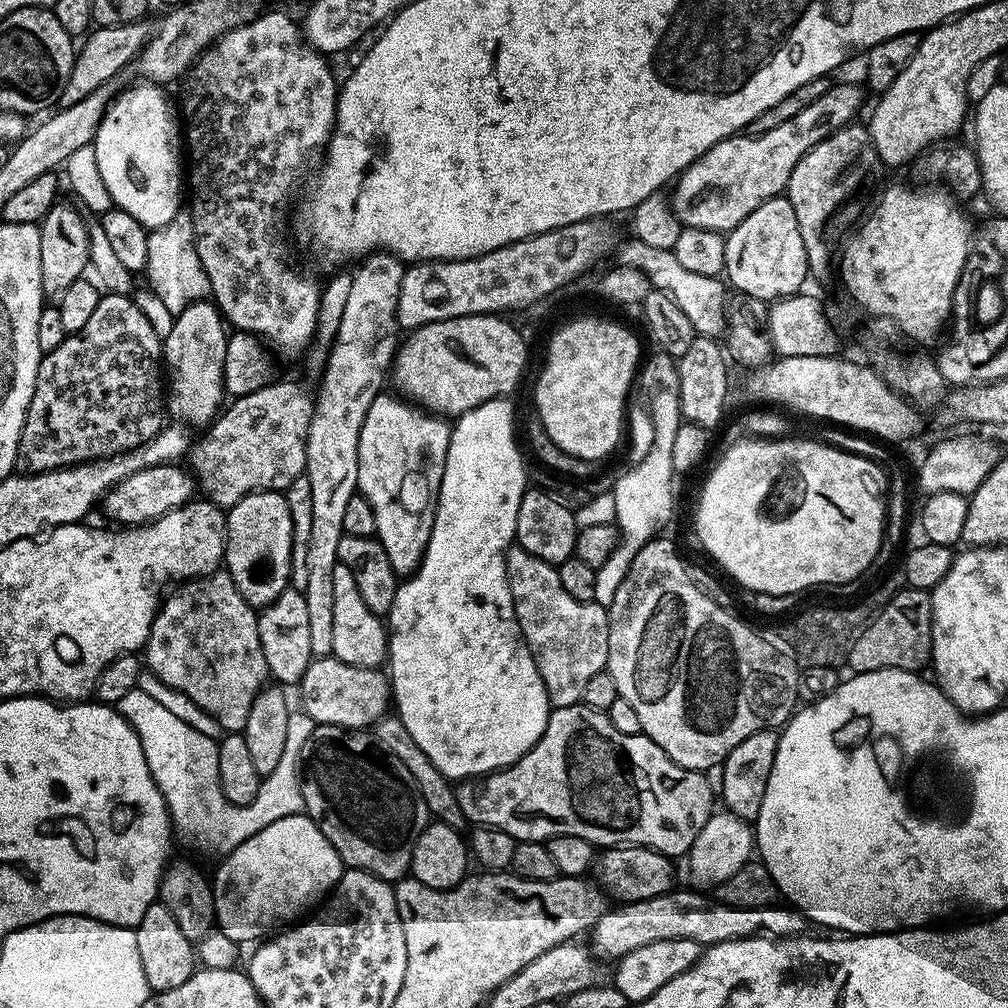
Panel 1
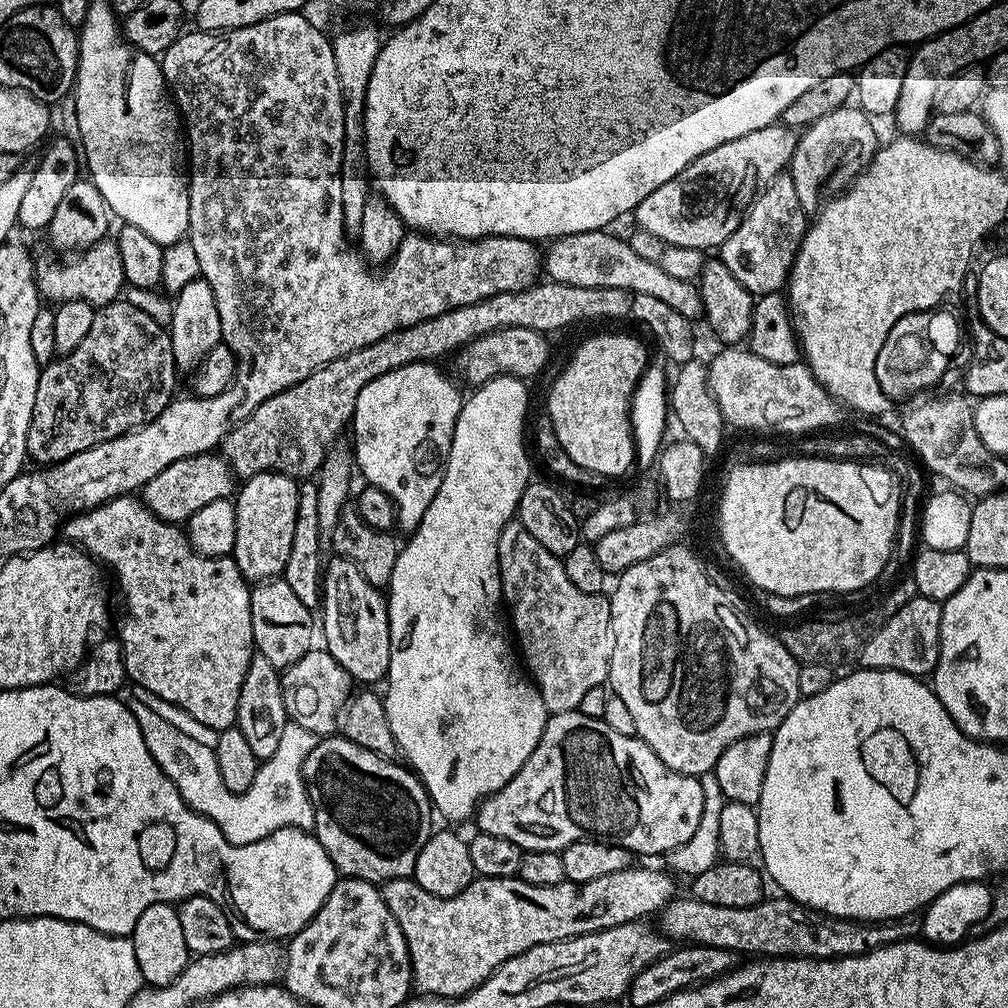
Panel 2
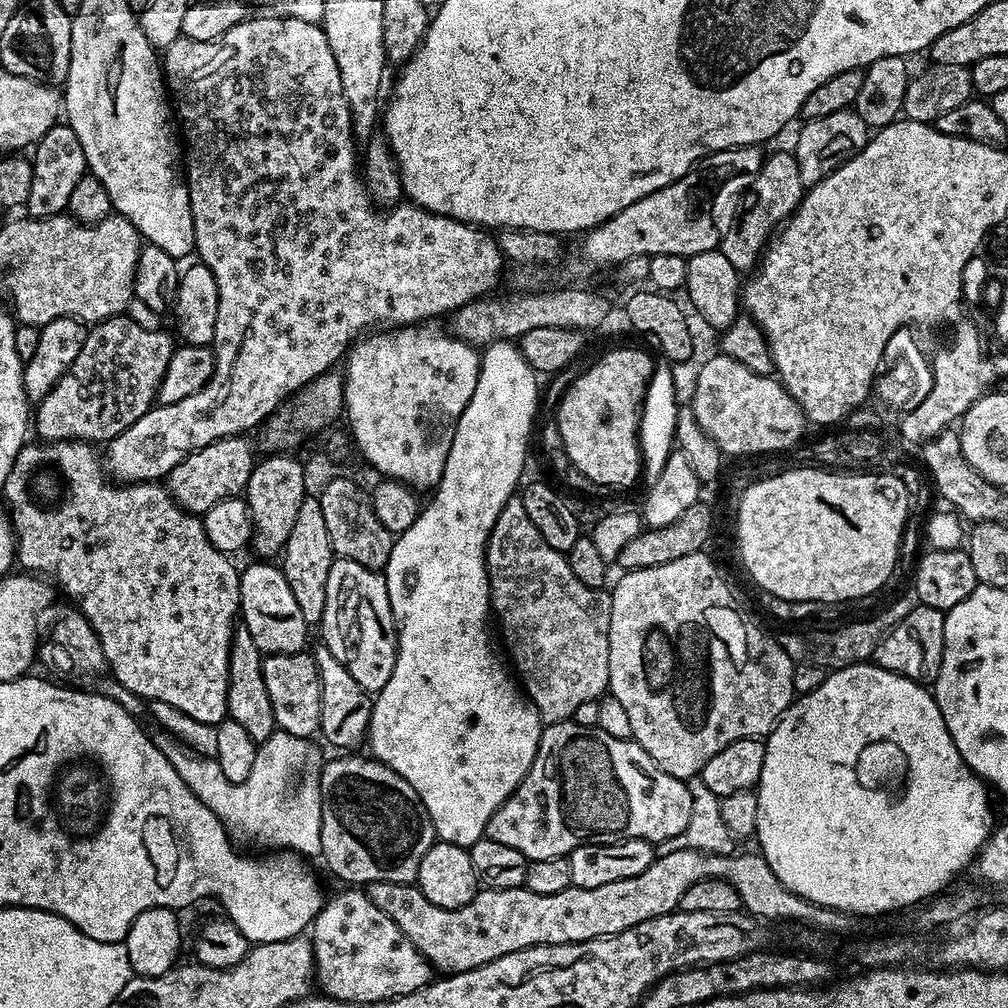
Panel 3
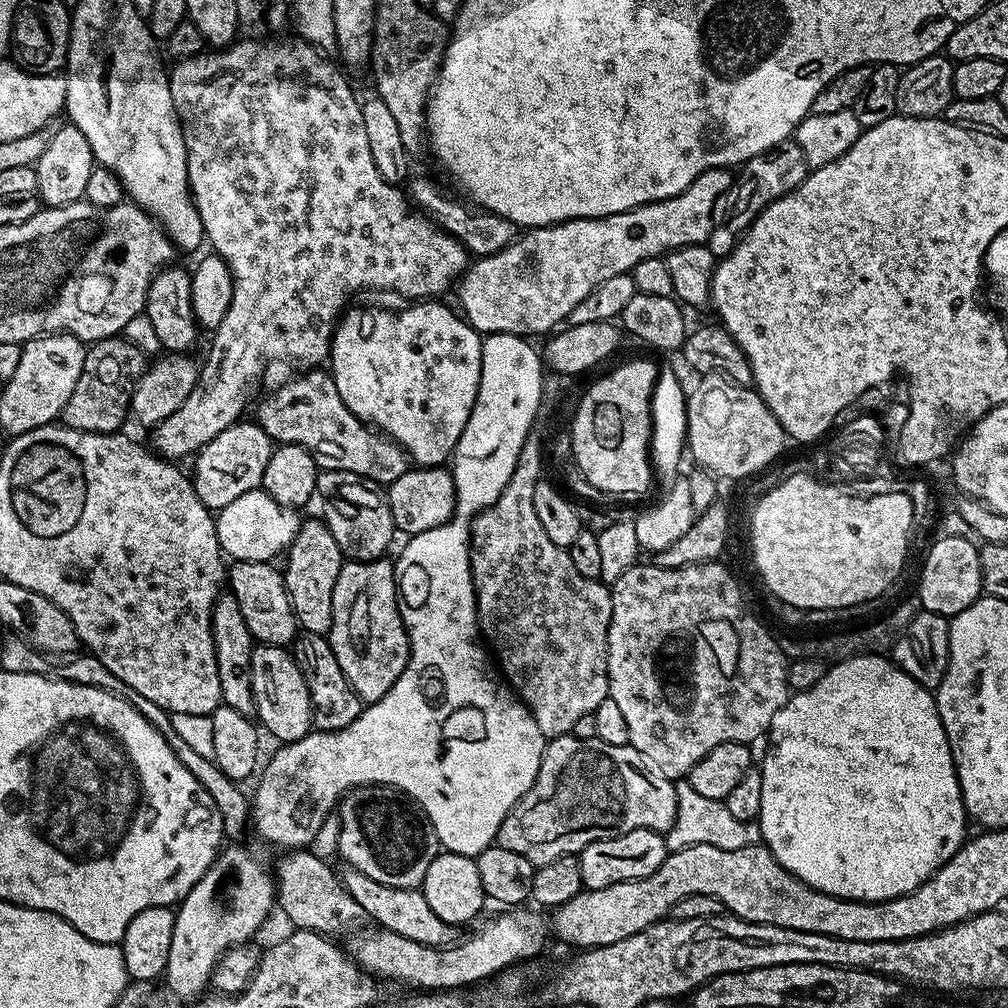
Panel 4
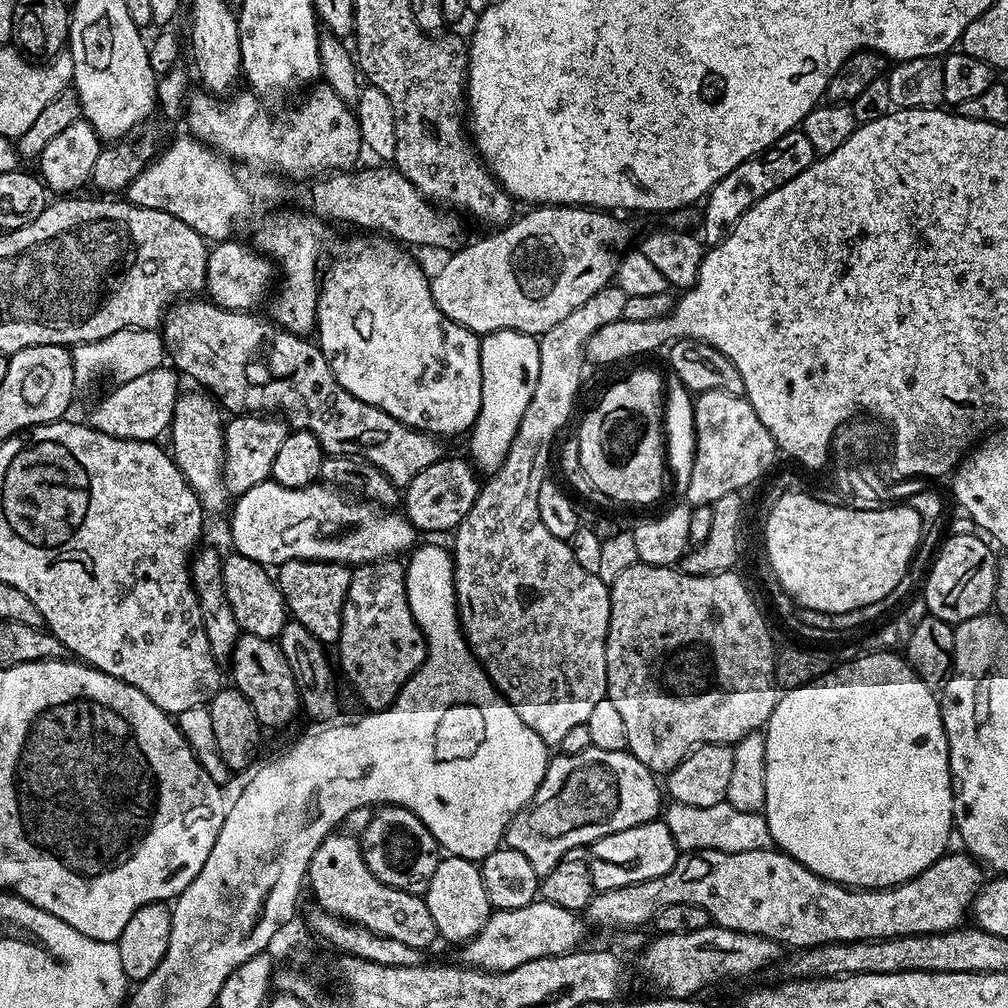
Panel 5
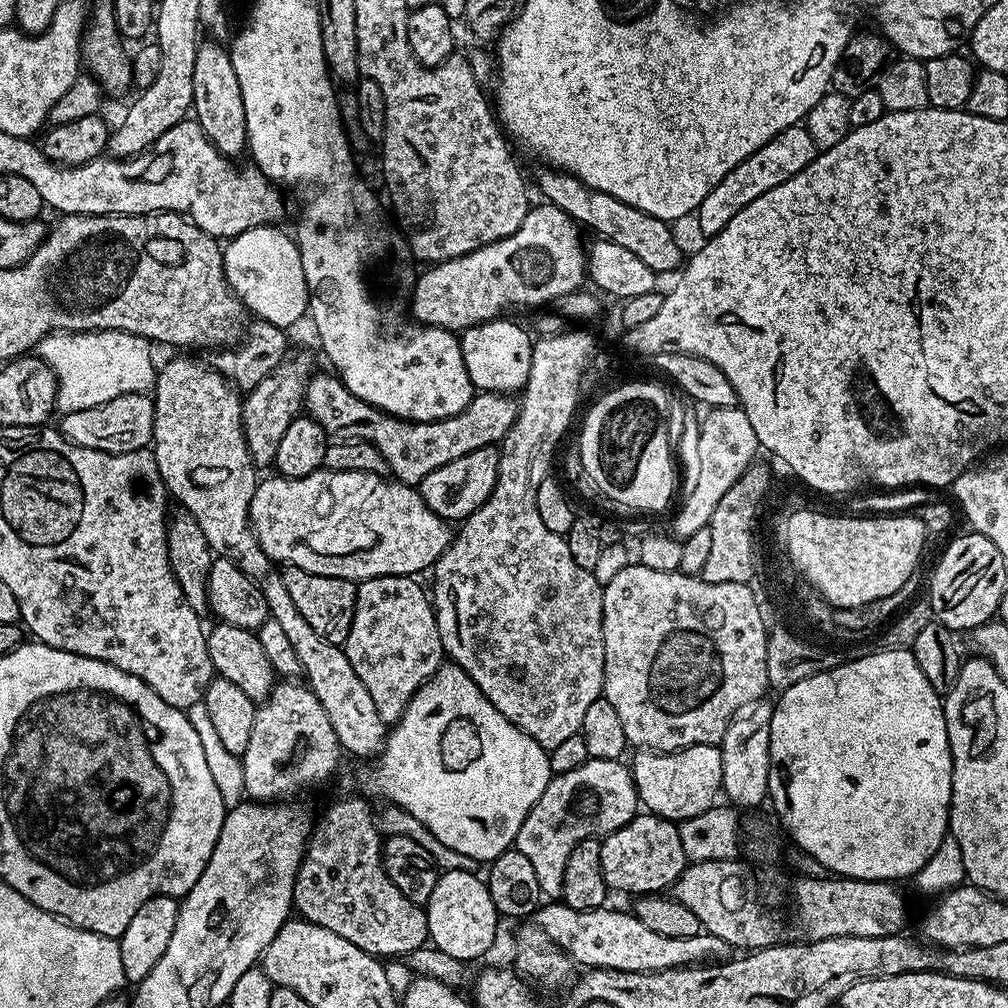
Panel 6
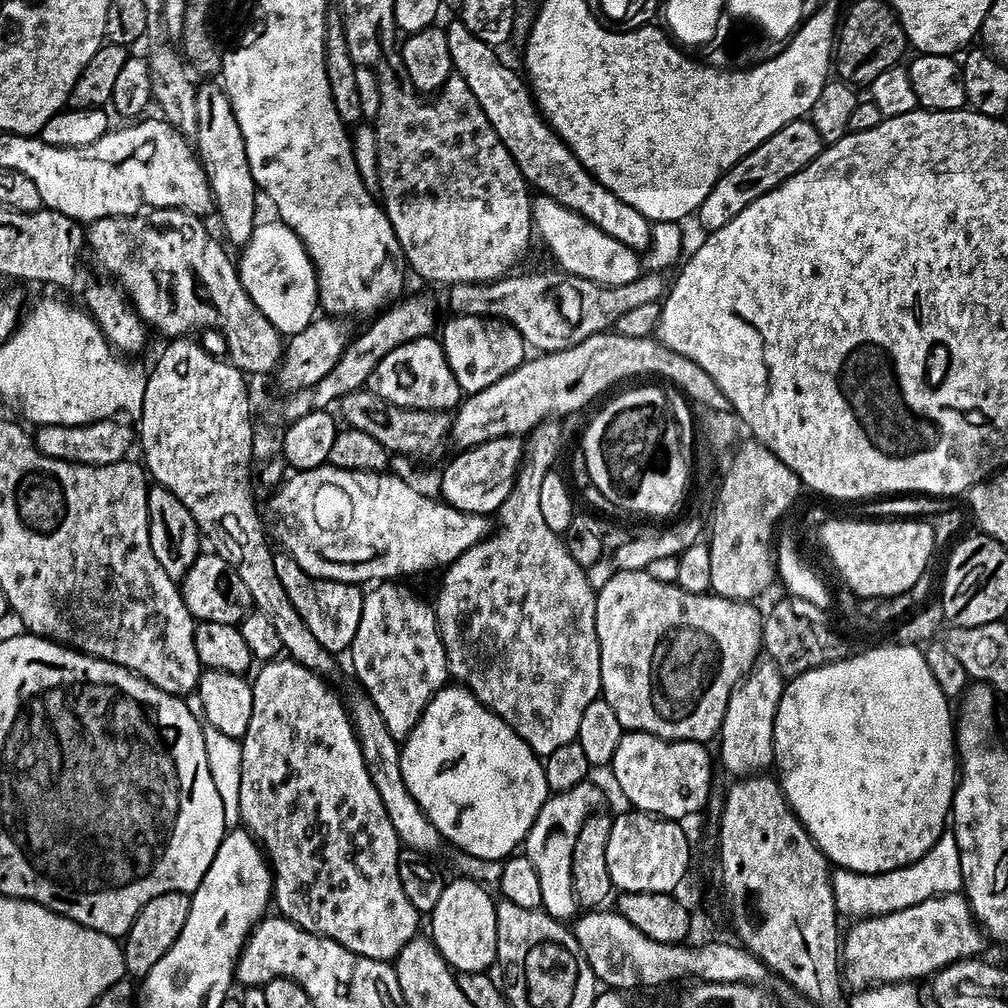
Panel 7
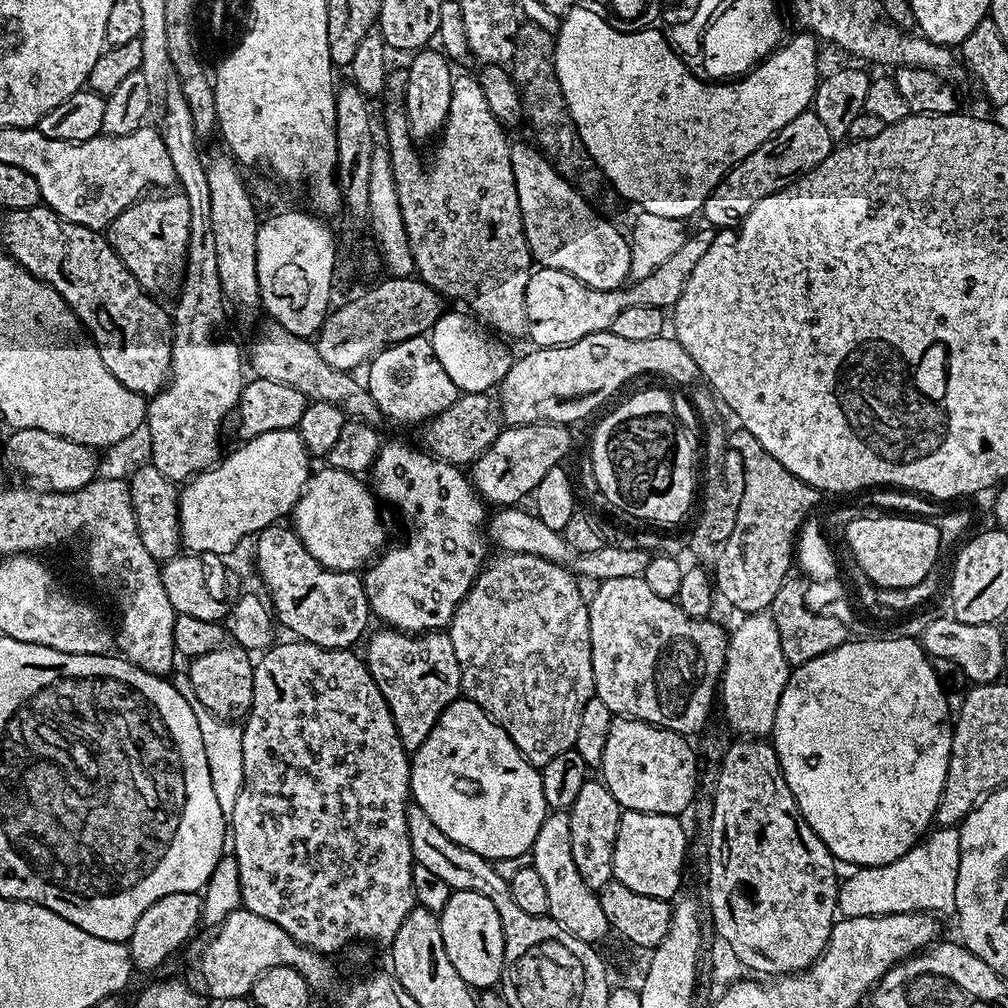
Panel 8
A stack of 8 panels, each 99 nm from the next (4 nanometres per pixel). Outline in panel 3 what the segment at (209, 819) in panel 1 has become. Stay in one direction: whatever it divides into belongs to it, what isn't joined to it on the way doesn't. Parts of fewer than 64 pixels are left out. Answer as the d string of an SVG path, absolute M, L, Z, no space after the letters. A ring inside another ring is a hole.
M163 730L153 731L151 737L170 766L178 770L178 778L190 786L193 794L222 821L225 829L253 836L256 840L265 840L268 844L290 846L291 851L297 854L304 854L308 844L315 843L317 813L308 813L307 806L296 805L292 797L292 776L299 772L315 773L318 768L318 764L312 761L316 756L316 748L309 737L286 734L279 730L270 734L270 738L266 738L266 742L259 744L256 749L254 770L250 770L250 778L237 784L232 784L230 778L222 774L222 766L218 766L213 757L196 752L177 737Z

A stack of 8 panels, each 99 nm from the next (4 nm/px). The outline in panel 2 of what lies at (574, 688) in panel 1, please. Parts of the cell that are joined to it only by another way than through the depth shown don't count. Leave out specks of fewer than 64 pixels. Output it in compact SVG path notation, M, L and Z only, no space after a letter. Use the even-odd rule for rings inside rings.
M519 519L509 520L502 530L498 538L498 558L504 604L512 607L510 628L527 675L540 689L540 697L548 713L577 711L582 697L589 690L601 687L608 678L610 658L614 654L611 599L604 594L582 594L582 590L578 590L578 586L574 586L574 582L566 578L563 559L550 554L550 550L546 550L542 542L537 542L534 534L530 534L530 530L526 530Z

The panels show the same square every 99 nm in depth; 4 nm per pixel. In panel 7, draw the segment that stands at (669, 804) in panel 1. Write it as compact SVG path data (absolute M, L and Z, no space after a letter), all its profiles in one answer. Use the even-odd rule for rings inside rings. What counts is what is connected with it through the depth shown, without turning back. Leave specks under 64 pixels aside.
M592 782L574 786L574 790L549 795L538 810L522 845L523 855L528 857L530 866L538 870L538 883L542 890L540 908L550 913L555 920L568 922L577 915L578 905L570 879L574 838L578 838L582 822L586 822L586 818L600 807L600 792Z

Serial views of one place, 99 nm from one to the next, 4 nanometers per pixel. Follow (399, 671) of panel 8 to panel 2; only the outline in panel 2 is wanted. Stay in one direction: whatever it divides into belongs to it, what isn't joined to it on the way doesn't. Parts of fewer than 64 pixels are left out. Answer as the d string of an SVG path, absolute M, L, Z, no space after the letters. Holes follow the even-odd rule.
M333 555L322 572L322 613L324 612L324 640L326 650L342 667L352 675L353 681L364 686L372 686L375 680L383 681L390 666L390 622L388 621L388 602L385 593L370 586L362 578L362 570L354 562L346 562Z

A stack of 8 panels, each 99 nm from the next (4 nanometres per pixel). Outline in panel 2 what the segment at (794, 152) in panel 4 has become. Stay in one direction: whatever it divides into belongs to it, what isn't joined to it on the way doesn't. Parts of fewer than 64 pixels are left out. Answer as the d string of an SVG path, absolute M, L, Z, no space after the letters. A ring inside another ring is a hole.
M791 175L777 176L751 201L750 207L752 209L744 212L744 221L738 230L734 230L734 234L730 234L730 238L720 245L719 259L730 270L730 274L742 282L747 292L780 292L790 279L806 231L806 213L798 202L798 190L794 190Z

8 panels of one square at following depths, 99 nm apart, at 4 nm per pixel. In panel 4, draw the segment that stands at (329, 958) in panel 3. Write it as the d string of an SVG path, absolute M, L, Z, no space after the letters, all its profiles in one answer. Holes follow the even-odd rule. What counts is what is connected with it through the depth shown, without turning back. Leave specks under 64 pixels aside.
M516 906L511 910L504 910L497 920L484 924L473 936L468 936L457 946L445 946L443 948L431 948L429 944L419 944L416 940L406 938L402 934L394 934L389 928L379 926L361 926L347 937L346 951L355 960L359 968L376 977L377 981L397 980L400 984L409 984L412 990L427 990L428 992L443 992L445 990L464 990L467 984L479 985L481 982L490 980L498 972L504 969L519 965L520 960L528 960L536 956L544 948L548 936L550 940L550 924L547 919L539 916L539 911L528 906Z

